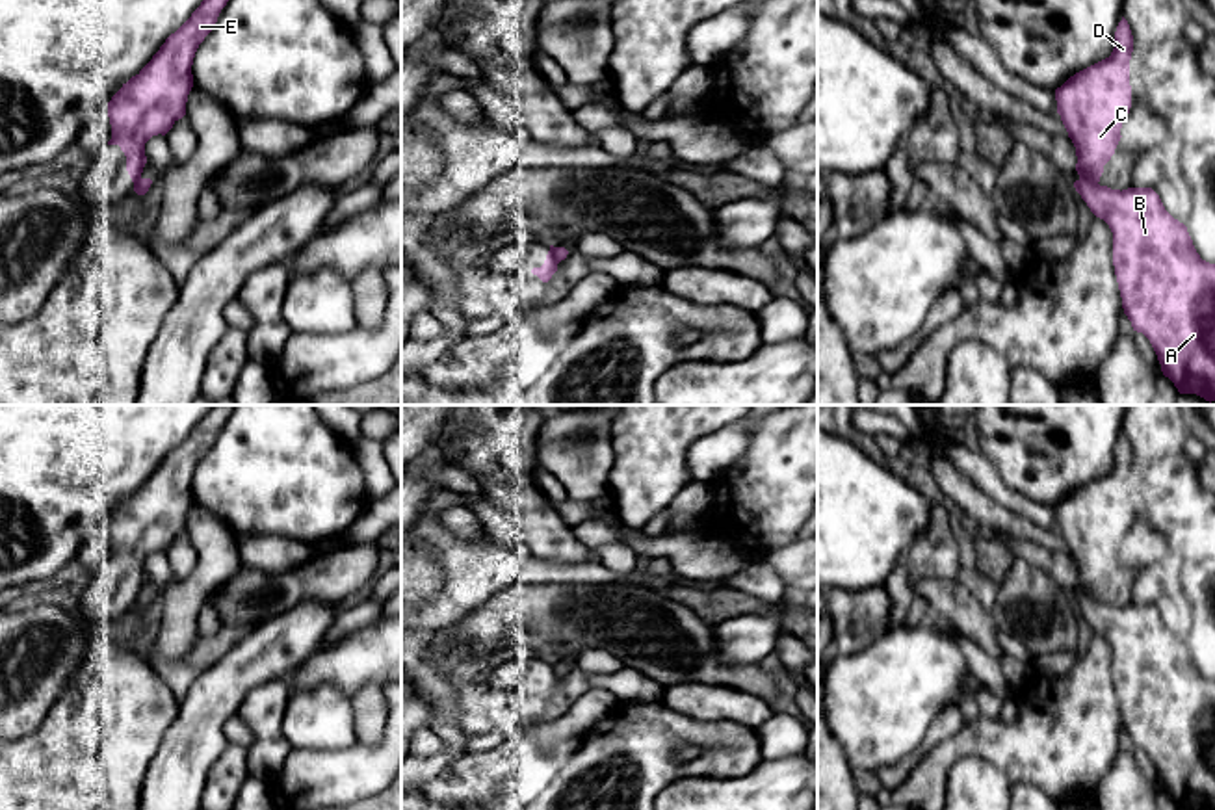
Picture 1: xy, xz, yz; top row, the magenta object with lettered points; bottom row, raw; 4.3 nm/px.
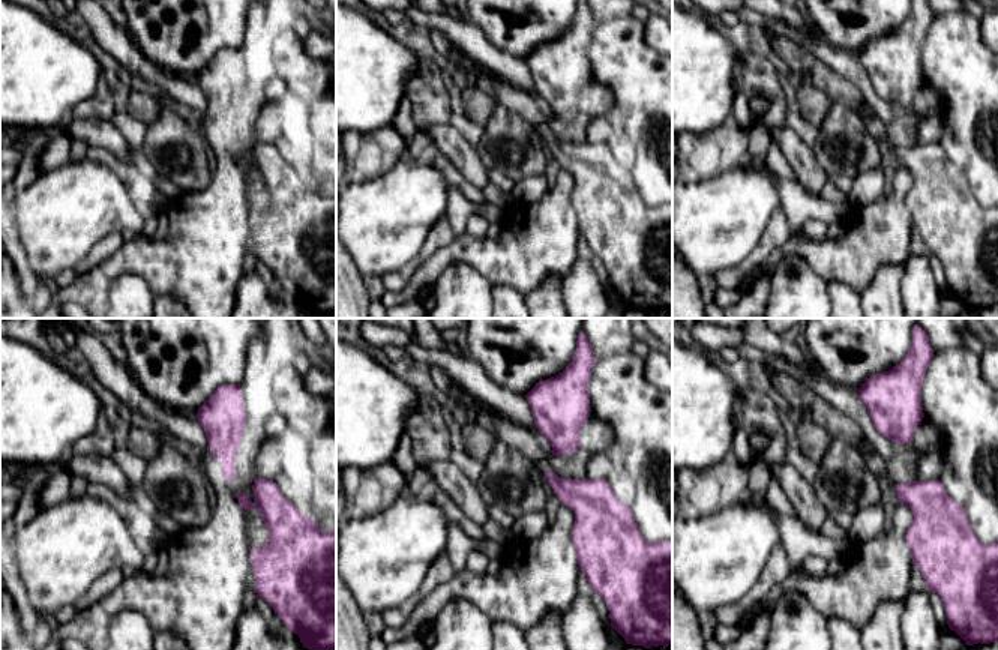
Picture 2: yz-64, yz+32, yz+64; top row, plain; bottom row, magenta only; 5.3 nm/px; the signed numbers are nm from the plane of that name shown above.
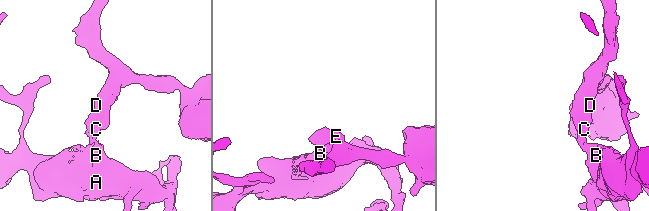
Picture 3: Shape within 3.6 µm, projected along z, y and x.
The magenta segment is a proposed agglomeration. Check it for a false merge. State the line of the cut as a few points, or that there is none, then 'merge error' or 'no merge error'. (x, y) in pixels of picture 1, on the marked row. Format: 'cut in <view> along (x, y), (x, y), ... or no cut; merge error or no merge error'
cut in yz along (1080, 177), (1097, 184); merge error

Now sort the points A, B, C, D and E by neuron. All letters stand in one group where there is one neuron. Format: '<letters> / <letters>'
A B / C D E

